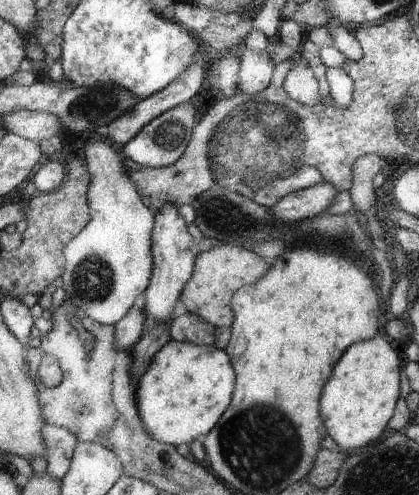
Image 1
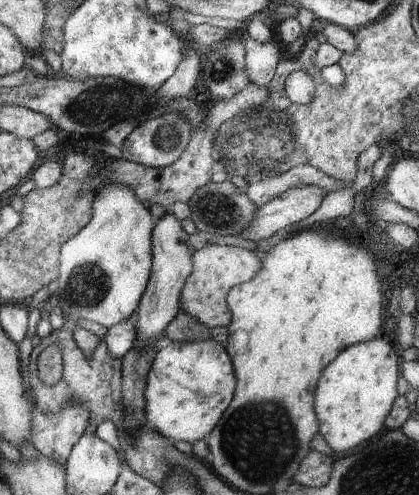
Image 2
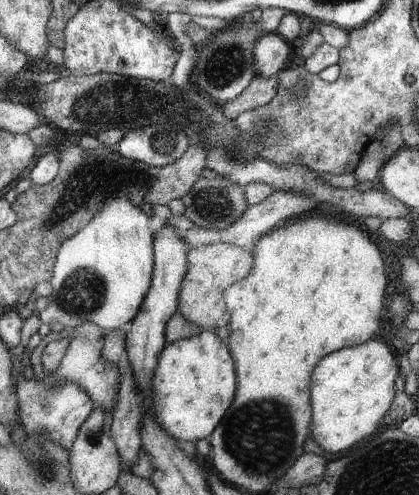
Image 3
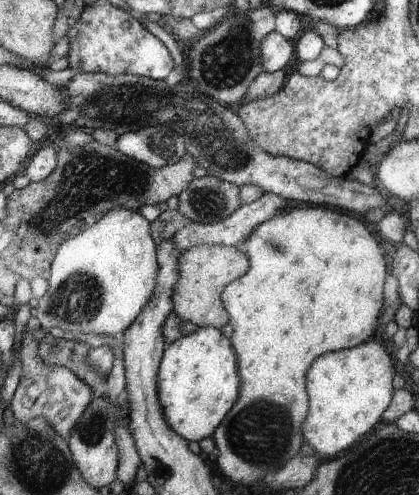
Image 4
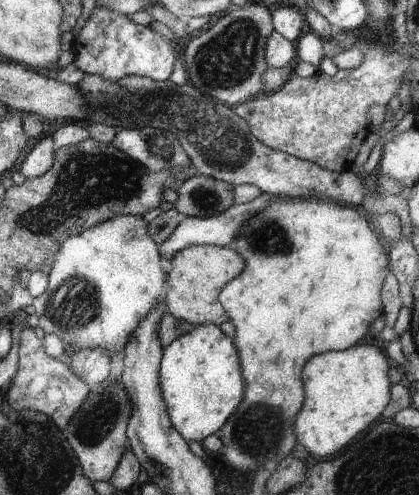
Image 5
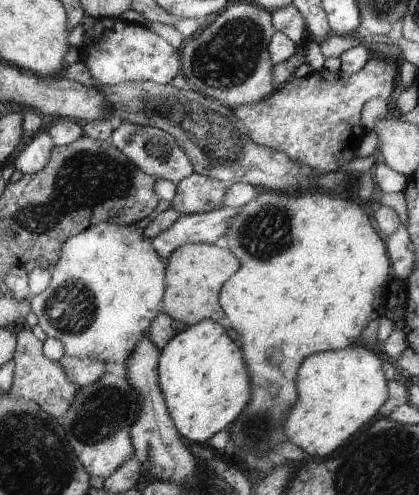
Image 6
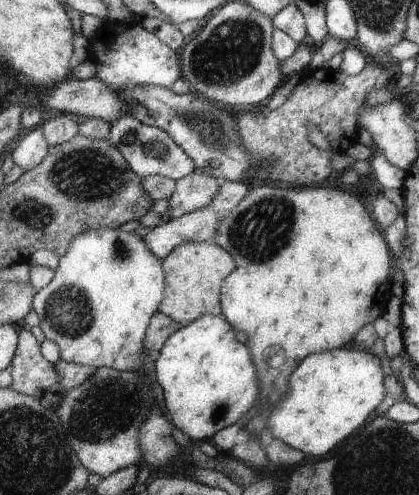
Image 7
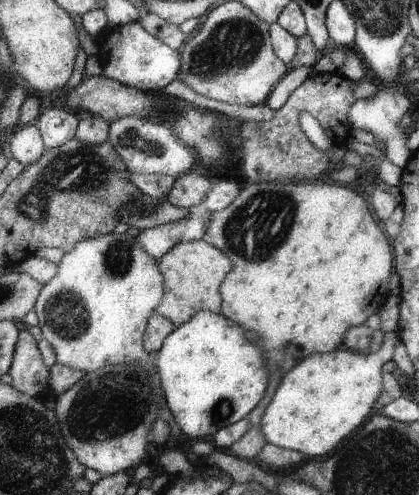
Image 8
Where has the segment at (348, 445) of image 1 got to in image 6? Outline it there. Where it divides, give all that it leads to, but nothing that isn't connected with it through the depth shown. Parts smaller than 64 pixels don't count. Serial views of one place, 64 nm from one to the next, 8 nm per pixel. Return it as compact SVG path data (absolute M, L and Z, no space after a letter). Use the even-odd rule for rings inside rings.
M365 346L345 350L329 350L311 354L297 370L297 400L283 418L285 442L299 446L313 458L325 458L339 448L357 430L375 420L375 412L385 404L385 378L381 372L381 358Z

